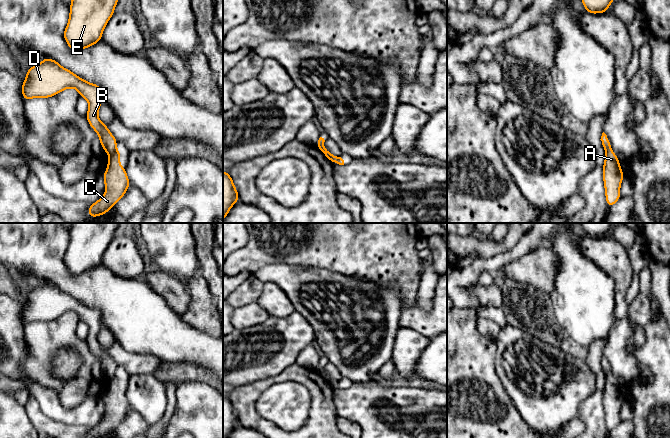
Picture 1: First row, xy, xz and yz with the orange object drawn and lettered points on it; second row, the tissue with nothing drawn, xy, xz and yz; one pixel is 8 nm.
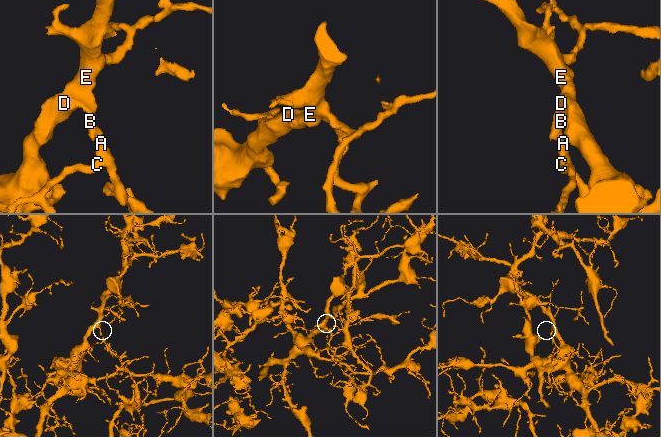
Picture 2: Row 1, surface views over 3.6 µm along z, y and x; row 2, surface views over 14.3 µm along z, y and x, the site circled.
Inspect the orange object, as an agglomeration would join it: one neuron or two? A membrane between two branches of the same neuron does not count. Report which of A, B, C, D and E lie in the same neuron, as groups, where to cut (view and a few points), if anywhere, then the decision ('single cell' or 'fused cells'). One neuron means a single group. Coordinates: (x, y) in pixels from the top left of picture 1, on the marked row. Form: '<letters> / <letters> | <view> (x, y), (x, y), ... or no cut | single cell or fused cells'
A C / B D E | xy (115, 147), (109, 154) | fused cells

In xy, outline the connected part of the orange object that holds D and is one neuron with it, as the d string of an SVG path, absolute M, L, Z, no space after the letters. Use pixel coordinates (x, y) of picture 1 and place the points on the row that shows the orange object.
M43 58L41 63L31 67L26 72L26 80L22 82L22 94L25 101L38 97L49 98L67 88L77 89L80 96L89 102L86 118L90 126L98 133L103 150L108 154L112 153L117 141L98 117L98 110L102 104L99 85L88 83L49 58Z

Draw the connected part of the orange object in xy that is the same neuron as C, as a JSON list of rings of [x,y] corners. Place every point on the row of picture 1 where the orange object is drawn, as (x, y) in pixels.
[[[116,148],[109,154],[107,170],[103,174],[103,179],[106,192],[103,197],[89,207],[88,214],[92,218],[108,212],[113,205],[122,199],[131,184],[126,169],[120,166],[120,152]]]

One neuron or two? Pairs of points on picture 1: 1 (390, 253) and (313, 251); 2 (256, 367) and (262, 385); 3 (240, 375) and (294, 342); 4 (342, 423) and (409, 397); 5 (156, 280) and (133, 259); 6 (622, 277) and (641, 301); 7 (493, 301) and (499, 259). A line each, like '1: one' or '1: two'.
1: one
2: two
3: one
4: two
5: two
6: two
7: two

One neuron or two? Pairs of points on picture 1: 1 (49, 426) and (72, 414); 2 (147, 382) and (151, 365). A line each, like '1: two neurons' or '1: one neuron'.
1: two neurons
2: two neurons

